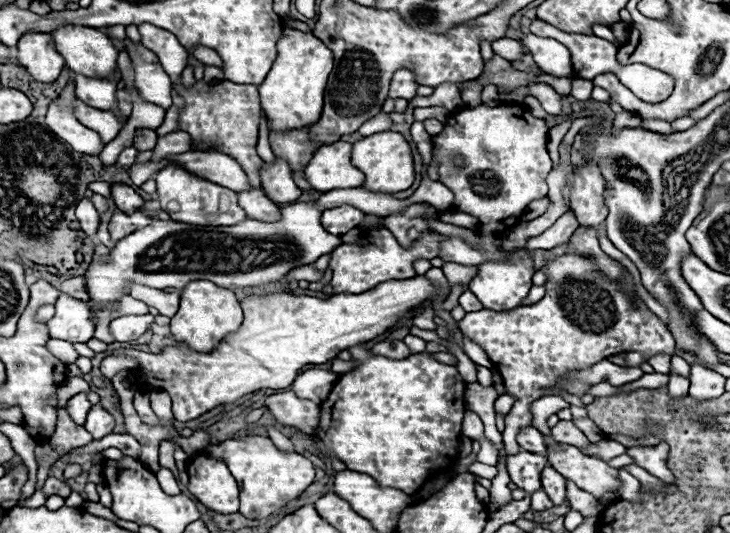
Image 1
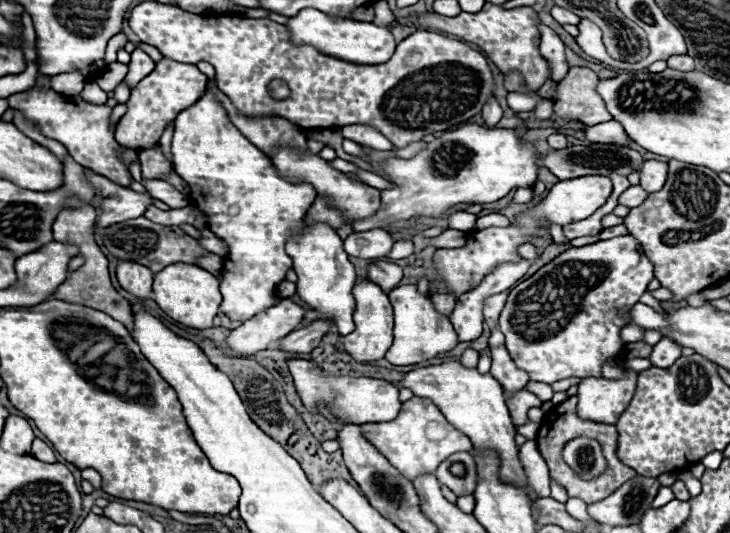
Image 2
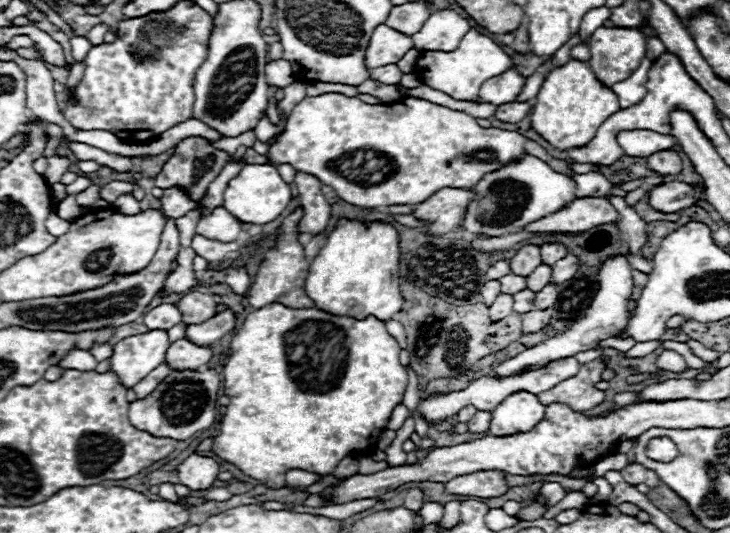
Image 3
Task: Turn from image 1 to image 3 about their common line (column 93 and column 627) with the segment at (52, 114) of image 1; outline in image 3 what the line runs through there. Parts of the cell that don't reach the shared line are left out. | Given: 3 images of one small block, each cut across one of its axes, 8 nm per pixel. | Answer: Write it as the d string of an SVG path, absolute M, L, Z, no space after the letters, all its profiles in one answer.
M622 130L618 134L620 148L626 156L650 156L660 150L670 150L676 144L676 138L670 134L658 134L648 130Z

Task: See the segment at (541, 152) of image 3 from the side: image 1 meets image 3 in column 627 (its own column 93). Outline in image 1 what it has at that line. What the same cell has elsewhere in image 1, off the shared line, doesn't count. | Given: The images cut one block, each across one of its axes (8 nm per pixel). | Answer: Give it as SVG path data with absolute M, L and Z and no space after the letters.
M84 198L78 206L76 206L76 216L80 220L80 226L82 230L88 234L88 236L94 236L96 234L96 228L98 228L98 212L92 204L90 198Z

